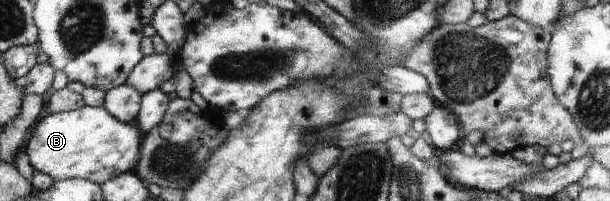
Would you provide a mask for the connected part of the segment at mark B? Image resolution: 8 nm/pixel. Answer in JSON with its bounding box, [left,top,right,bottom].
[26,105,141,185]

